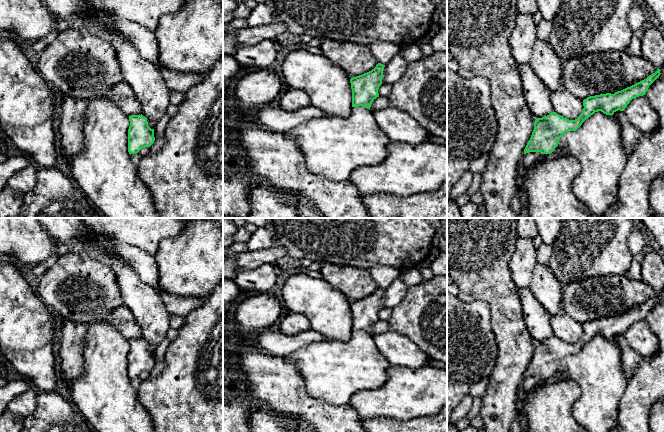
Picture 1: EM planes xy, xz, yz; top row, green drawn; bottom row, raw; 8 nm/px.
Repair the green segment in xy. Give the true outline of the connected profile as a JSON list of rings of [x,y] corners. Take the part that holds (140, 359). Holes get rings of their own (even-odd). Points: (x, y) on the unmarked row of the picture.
[[[141,339],[129,340],[128,376],[138,377],[142,372],[150,371],[154,365],[154,353],[148,350],[147,342]]]

